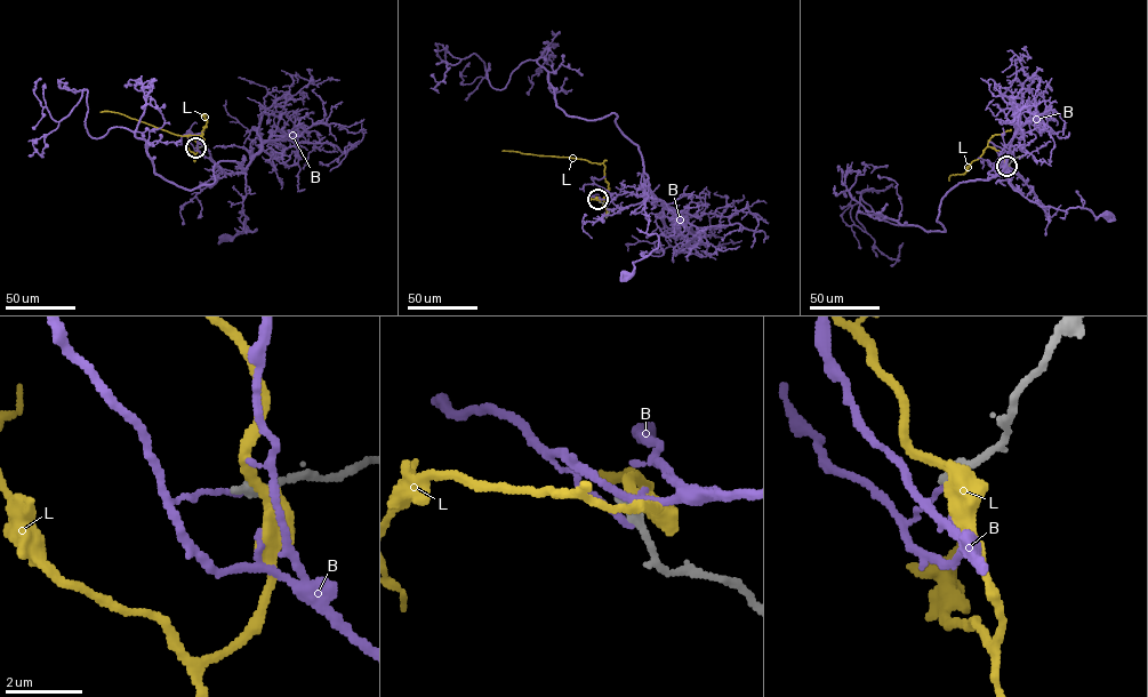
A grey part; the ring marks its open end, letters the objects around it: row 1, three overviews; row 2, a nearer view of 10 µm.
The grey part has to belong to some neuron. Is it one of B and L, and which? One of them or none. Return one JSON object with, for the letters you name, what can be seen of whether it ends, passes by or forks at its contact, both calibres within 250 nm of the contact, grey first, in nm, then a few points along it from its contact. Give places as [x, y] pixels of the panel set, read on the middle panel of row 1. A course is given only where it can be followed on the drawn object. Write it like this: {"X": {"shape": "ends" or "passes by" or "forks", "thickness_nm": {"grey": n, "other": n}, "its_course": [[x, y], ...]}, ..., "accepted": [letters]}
{"accepted": []}

